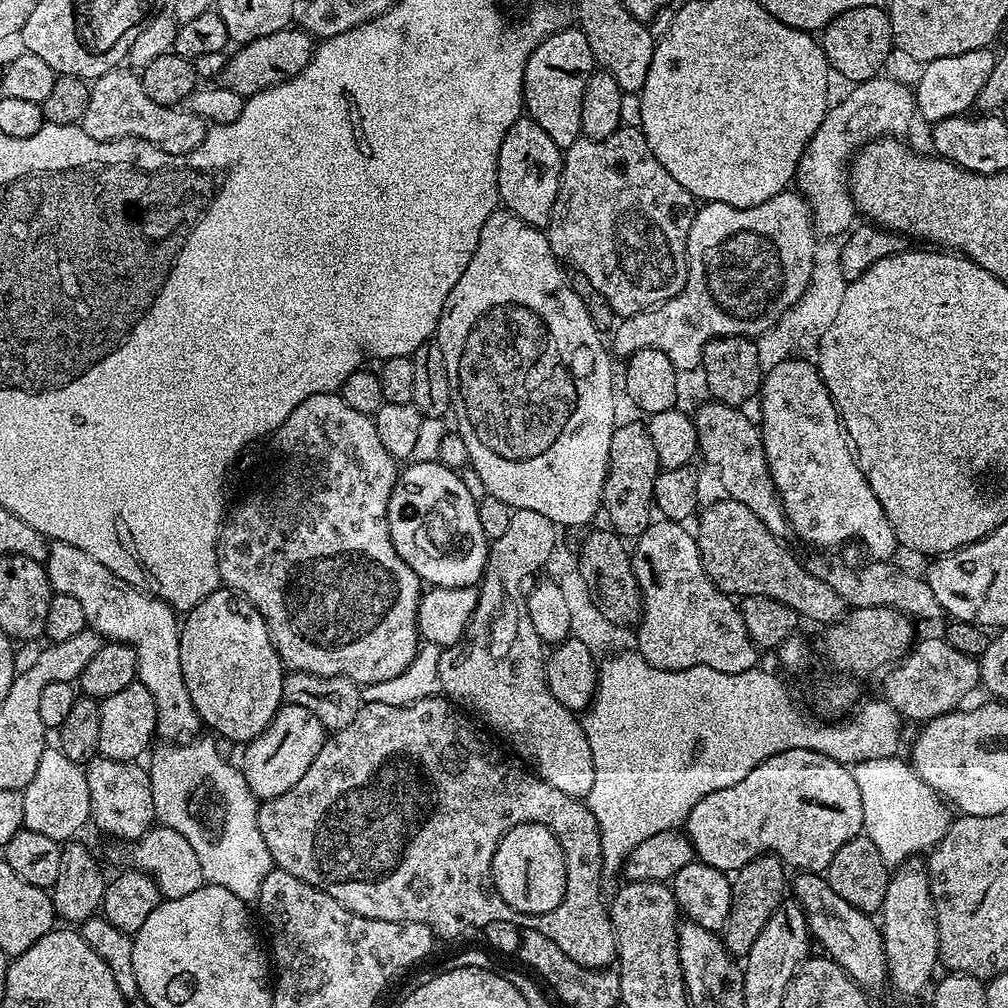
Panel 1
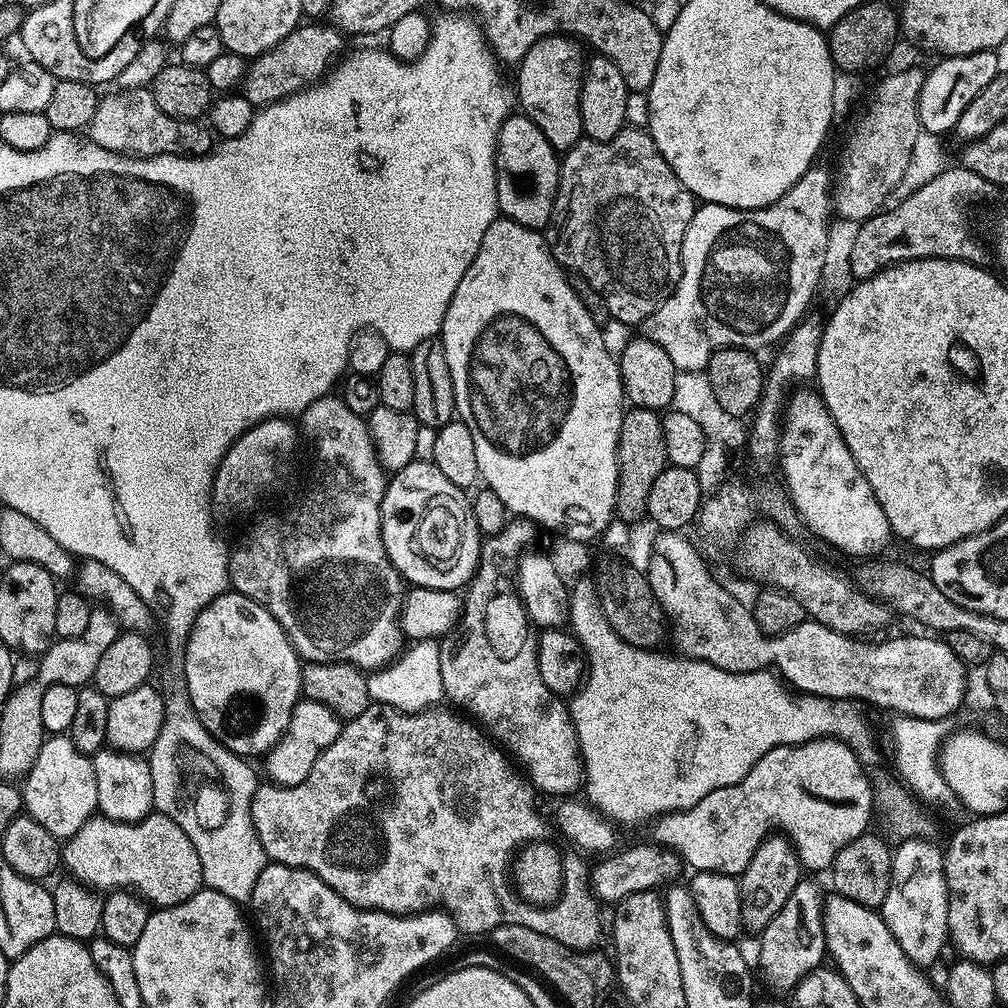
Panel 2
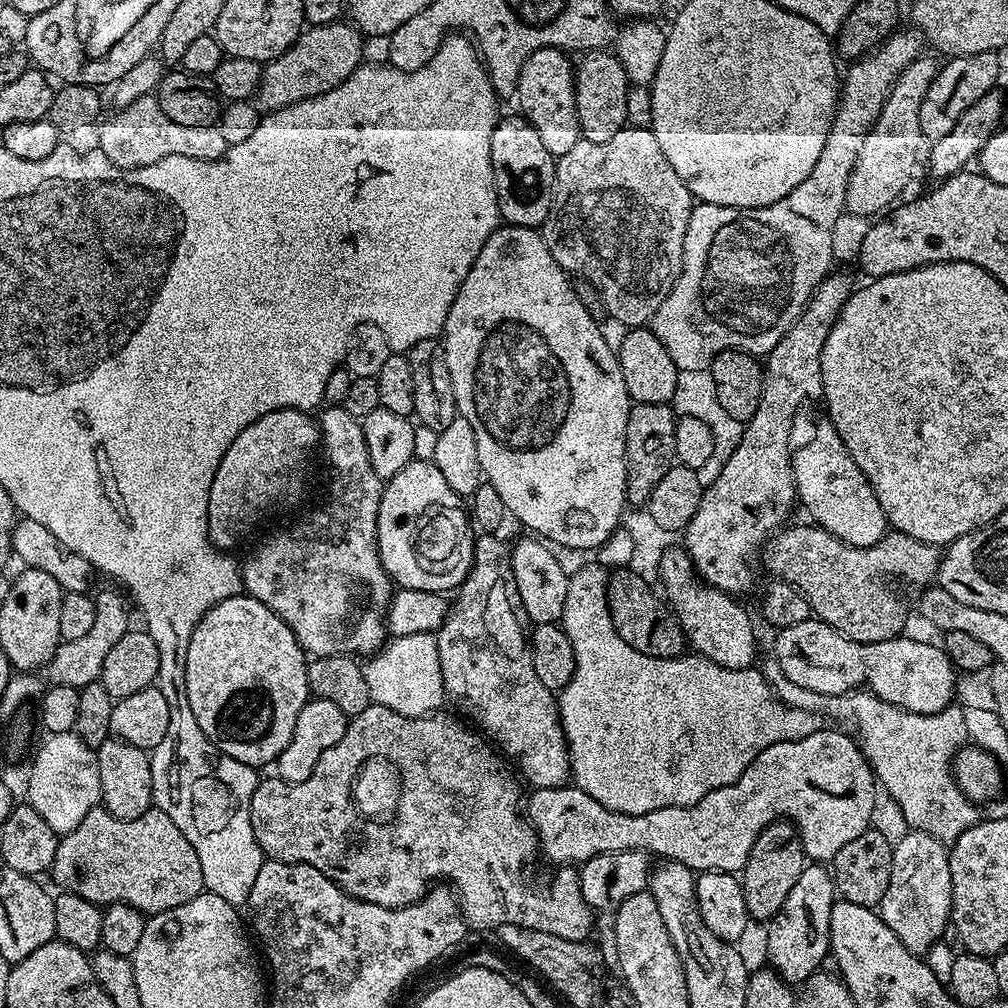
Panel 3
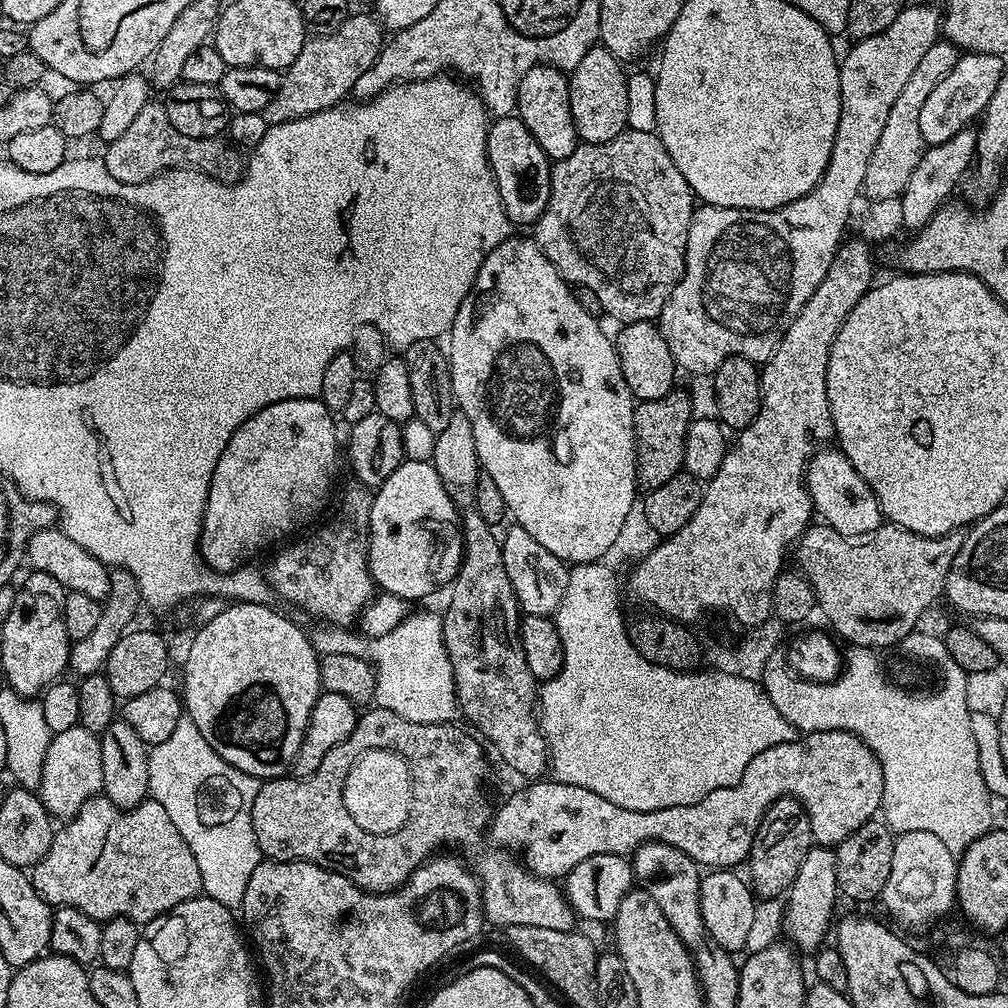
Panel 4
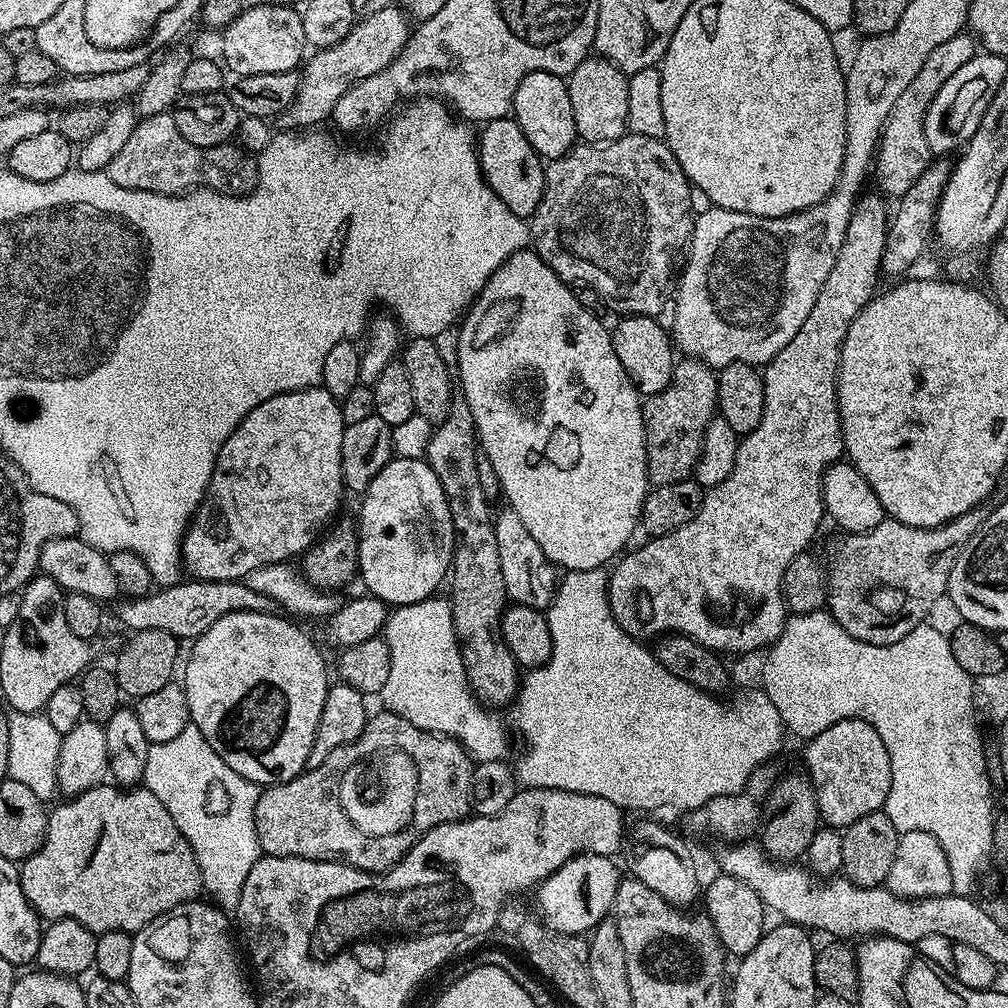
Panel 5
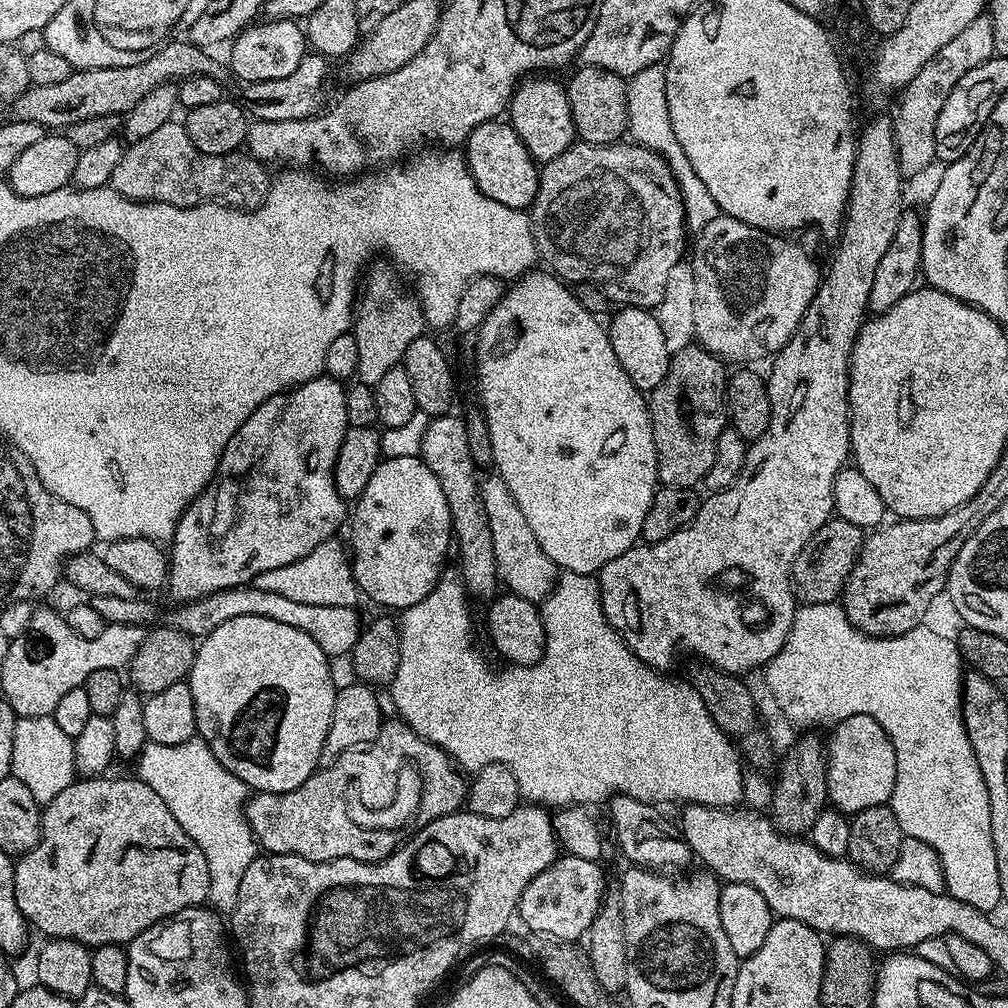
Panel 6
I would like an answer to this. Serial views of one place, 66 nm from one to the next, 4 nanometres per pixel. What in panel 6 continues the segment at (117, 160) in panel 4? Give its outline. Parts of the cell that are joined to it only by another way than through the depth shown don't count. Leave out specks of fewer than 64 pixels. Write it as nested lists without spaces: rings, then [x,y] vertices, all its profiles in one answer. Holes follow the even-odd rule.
[[[169,122],[158,126],[154,134],[142,138],[137,144],[128,144],[124,148],[124,156],[115,166],[110,186],[118,194],[122,194],[131,200],[149,200],[159,204],[169,204],[175,208],[193,208],[196,204],[215,202],[227,204],[229,208],[243,208],[255,210],[266,198],[270,183],[269,169],[253,156],[243,151],[231,152],[225,156],[211,156],[202,154],[194,142],[186,134],[183,123]]]

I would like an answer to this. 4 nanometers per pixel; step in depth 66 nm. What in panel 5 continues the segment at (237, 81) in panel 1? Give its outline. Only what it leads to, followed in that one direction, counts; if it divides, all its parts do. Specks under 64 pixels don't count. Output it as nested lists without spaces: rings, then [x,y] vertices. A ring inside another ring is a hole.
[[[400,6],[378,10],[378,14],[357,19],[350,34],[346,34],[342,42],[313,51],[307,57],[299,73],[300,85],[297,87],[296,97],[284,112],[275,117],[274,124],[277,124],[277,129],[312,130],[323,125],[320,123],[331,117],[334,106],[338,106],[338,98],[342,98],[342,94],[346,94],[350,86],[362,82],[362,78],[370,78],[386,70],[386,66],[390,66],[390,62],[398,58],[398,54],[406,46],[409,35],[410,20],[405,9]]]

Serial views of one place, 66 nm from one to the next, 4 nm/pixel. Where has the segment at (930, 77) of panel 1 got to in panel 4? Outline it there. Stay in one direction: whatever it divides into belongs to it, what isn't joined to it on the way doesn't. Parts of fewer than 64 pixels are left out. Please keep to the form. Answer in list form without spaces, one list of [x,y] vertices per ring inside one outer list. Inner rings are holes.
[[[969,52],[961,55],[960,60],[934,86],[930,98],[926,98],[926,103],[922,106],[922,114],[918,117],[918,127],[922,129],[922,138],[925,145],[931,146],[941,144],[954,134],[958,134],[964,128],[973,123],[972,119],[979,117],[983,113],[984,107],[994,98],[994,90],[998,90],[998,82],[1006,75],[1005,57],[994,54],[982,54],[981,52]]]

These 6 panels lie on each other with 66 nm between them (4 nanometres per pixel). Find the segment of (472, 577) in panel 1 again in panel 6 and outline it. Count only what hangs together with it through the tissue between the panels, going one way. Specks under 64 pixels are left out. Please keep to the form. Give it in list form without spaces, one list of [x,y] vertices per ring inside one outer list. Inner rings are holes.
[[[411,456],[410,458],[384,458],[381,459],[380,465],[374,470],[374,474],[370,474],[370,482],[366,482],[366,490],[362,490],[360,497],[354,501],[354,507],[350,512],[350,528],[352,524],[352,550],[350,546],[350,563],[353,578],[356,580],[356,586],[366,597],[369,596],[376,604],[381,604],[381,609],[392,610],[388,608],[397,608],[403,610],[414,606],[418,602],[422,602],[422,598],[426,598],[426,594],[430,594],[430,590],[434,587],[437,580],[441,579],[444,568],[444,559],[448,556],[448,548],[453,547],[454,537],[452,534],[452,515],[450,514],[450,506],[446,506],[446,494],[442,494],[442,486],[438,486],[438,478],[434,478],[434,474],[430,474],[430,466],[426,466],[419,456]]]

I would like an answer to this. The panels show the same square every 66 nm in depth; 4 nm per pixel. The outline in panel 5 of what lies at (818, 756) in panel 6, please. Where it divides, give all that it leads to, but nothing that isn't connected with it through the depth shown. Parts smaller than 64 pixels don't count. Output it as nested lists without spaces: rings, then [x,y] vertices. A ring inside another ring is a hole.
[[[804,774],[782,777],[773,786],[768,801],[763,801],[762,808],[767,815],[763,817],[762,831],[759,833],[761,836],[758,836],[760,847],[777,862],[799,861],[807,853],[814,834],[822,827],[820,807],[812,781]],[[768,812],[772,813],[768,816]]]

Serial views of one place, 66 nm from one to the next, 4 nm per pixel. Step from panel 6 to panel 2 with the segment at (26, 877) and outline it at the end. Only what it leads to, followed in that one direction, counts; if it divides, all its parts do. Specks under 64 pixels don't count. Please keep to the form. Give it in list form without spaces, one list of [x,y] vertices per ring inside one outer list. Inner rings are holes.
[[[153,811],[137,824],[123,824],[117,820],[107,820],[105,816],[93,815],[91,820],[80,827],[73,836],[67,837],[62,848],[63,863],[72,870],[71,875],[87,884],[94,890],[135,890],[143,896],[149,905],[156,908],[169,908],[178,902],[186,902],[205,887],[202,878],[202,861],[198,858],[198,850],[194,850],[194,842],[186,838],[186,830],[178,826],[178,822],[161,812]]]

